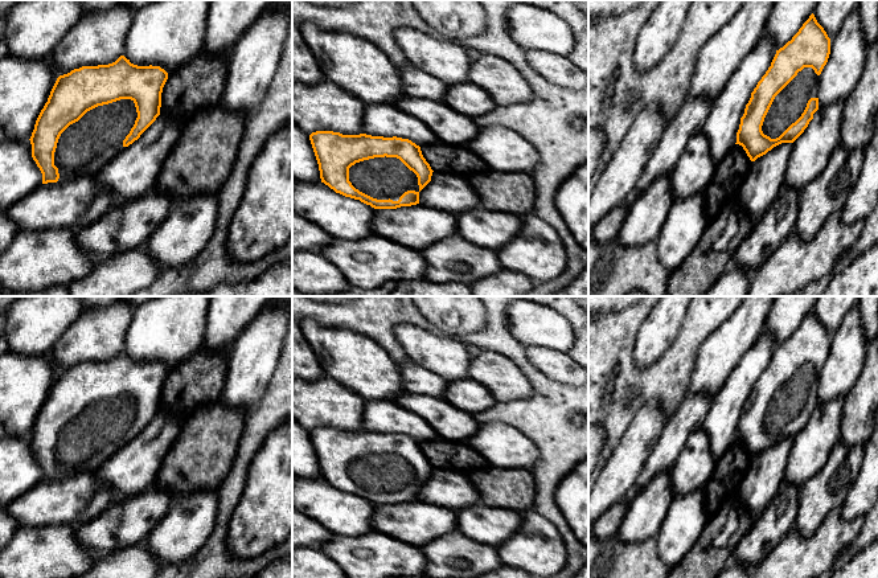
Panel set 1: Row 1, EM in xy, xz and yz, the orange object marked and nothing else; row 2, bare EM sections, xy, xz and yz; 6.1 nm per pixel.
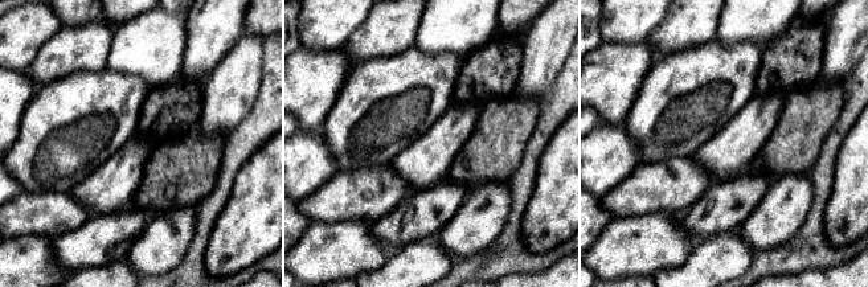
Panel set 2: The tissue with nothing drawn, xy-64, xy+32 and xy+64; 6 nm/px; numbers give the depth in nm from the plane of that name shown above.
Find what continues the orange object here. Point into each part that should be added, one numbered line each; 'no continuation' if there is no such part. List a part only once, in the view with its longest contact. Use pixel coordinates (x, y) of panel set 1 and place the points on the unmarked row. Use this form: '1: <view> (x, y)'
1: xy (86, 442)

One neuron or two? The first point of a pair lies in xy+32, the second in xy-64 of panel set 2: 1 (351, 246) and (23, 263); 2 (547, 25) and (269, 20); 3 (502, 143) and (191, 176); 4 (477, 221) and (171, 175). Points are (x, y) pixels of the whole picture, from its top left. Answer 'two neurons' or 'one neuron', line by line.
1: one neuron
2: two neurons
3: one neuron
4: two neurons

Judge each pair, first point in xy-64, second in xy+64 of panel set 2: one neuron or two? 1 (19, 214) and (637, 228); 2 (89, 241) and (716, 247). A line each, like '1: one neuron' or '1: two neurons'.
1: two neurons
2: two neurons

